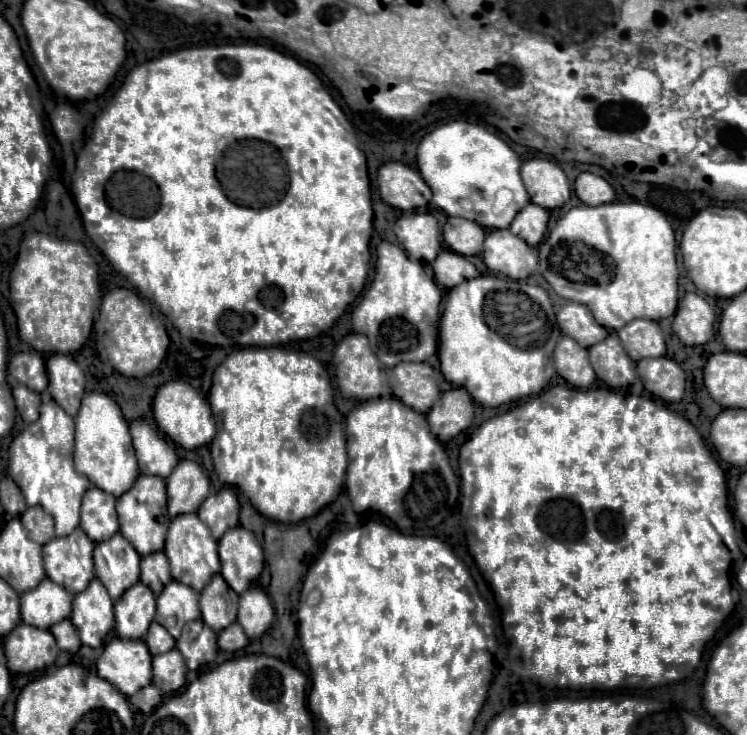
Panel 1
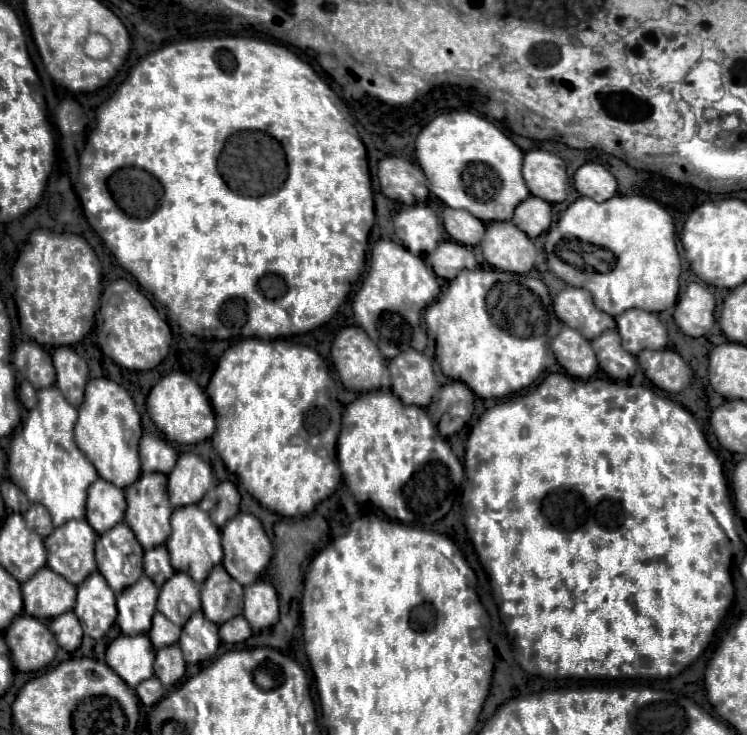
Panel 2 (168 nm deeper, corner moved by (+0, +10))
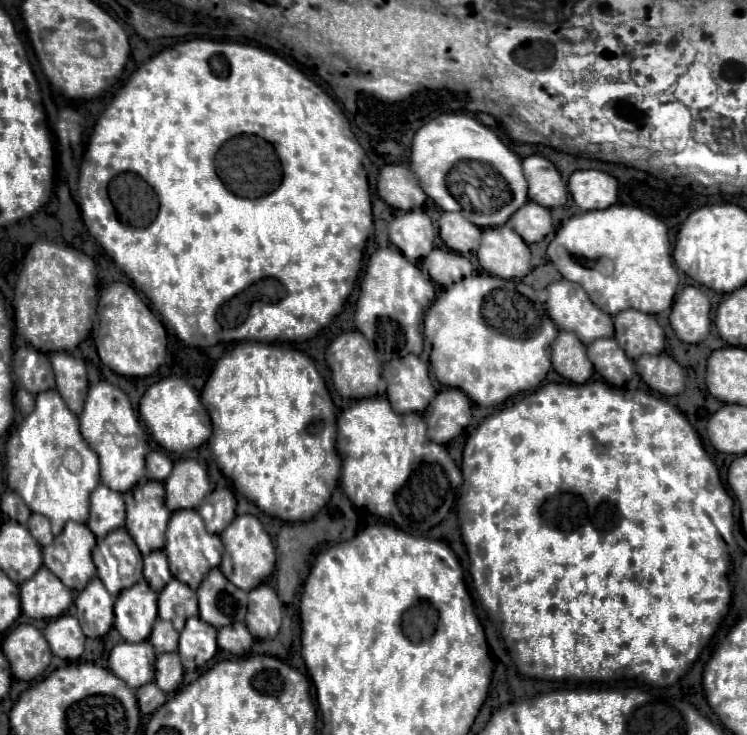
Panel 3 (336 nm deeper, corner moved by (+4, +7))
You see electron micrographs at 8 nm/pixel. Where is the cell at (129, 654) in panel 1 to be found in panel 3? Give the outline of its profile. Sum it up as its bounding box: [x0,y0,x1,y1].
[108,641,156,689]

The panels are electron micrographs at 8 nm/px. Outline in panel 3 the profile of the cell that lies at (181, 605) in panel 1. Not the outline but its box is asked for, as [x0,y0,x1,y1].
[158,579,198,631]

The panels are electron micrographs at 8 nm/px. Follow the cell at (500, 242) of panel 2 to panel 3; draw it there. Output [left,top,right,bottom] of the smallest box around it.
[478,225,532,279]

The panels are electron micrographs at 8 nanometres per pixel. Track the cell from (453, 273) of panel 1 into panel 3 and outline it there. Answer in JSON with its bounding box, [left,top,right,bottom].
[422,249,472,287]

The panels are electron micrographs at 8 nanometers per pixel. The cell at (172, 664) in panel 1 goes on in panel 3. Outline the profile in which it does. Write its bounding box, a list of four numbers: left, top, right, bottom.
[156,653,184,693]

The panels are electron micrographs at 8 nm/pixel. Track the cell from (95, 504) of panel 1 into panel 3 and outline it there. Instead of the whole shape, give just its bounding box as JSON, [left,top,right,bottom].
[86,483,124,541]

